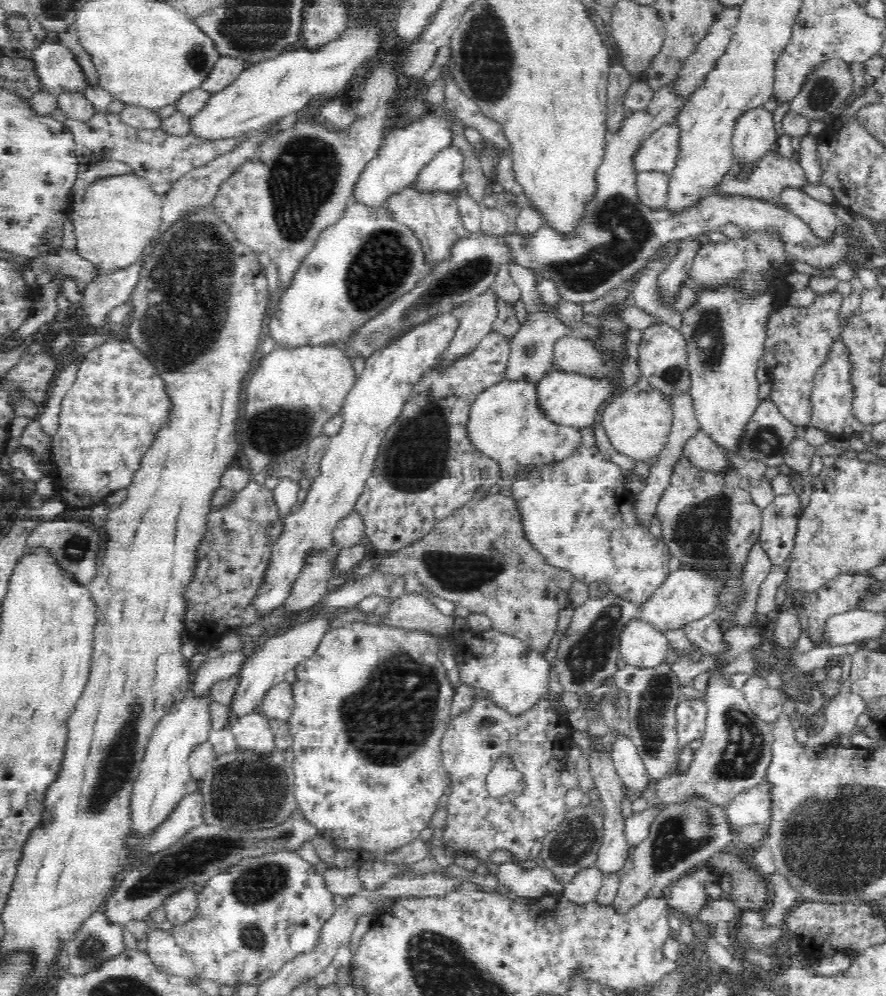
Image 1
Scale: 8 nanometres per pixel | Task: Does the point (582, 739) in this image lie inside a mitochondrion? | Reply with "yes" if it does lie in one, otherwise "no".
no

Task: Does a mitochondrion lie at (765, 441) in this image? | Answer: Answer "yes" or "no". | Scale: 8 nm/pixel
yes

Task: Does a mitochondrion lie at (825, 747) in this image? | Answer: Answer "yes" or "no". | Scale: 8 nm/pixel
no

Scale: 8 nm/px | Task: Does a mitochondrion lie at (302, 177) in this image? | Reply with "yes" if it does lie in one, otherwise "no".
yes

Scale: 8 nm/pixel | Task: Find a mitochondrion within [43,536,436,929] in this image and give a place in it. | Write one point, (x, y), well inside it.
(194, 857)

